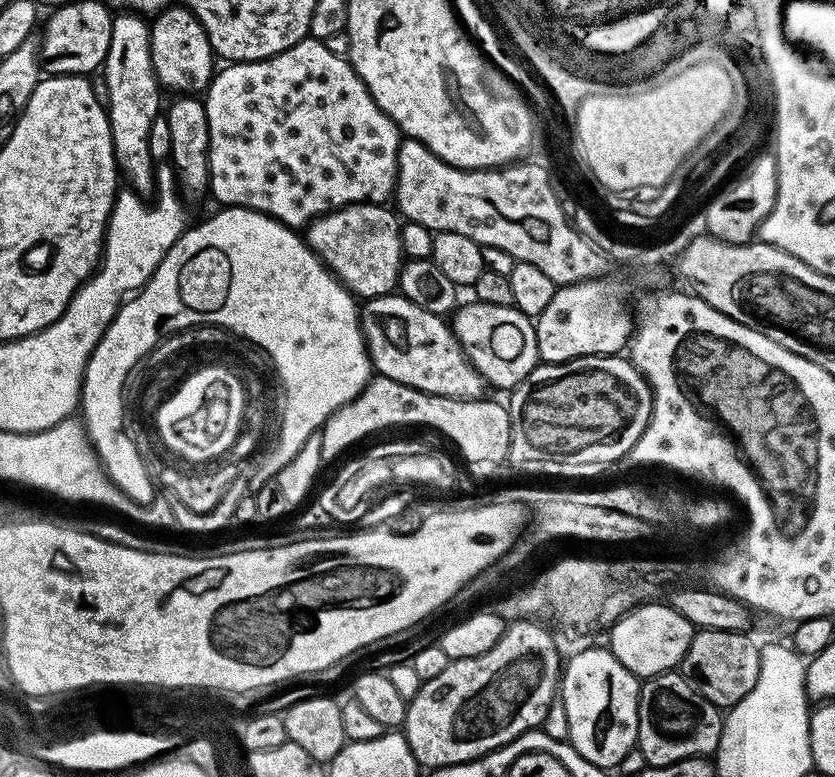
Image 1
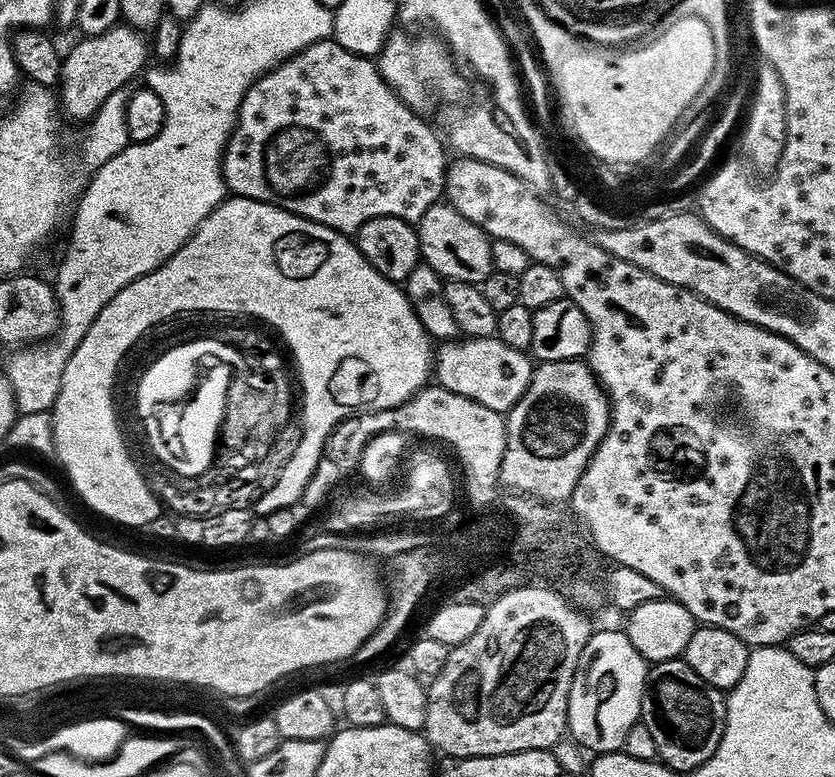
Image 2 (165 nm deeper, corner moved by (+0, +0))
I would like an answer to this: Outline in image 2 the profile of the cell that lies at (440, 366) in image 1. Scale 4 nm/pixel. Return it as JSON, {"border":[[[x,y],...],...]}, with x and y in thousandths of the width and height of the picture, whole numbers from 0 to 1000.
{"border":[[[596,432],[584,434],[582,436],[568,436],[568,435],[551,435],[551,439],[544,440],[545,438],[534,438],[531,439],[528,447],[527,444],[523,447],[523,450],[520,456],[520,484],[525,490],[525,494],[532,501],[537,501],[539,505],[544,505],[547,508],[560,511],[565,516],[570,516],[570,519],[586,525],[586,528],[592,528],[594,532],[605,534],[611,526],[613,526],[619,517],[623,515],[625,507],[630,505],[634,499],[634,494],[636,492],[636,484],[640,475],[638,462],[624,448],[618,448],[608,444],[602,440]]]}

